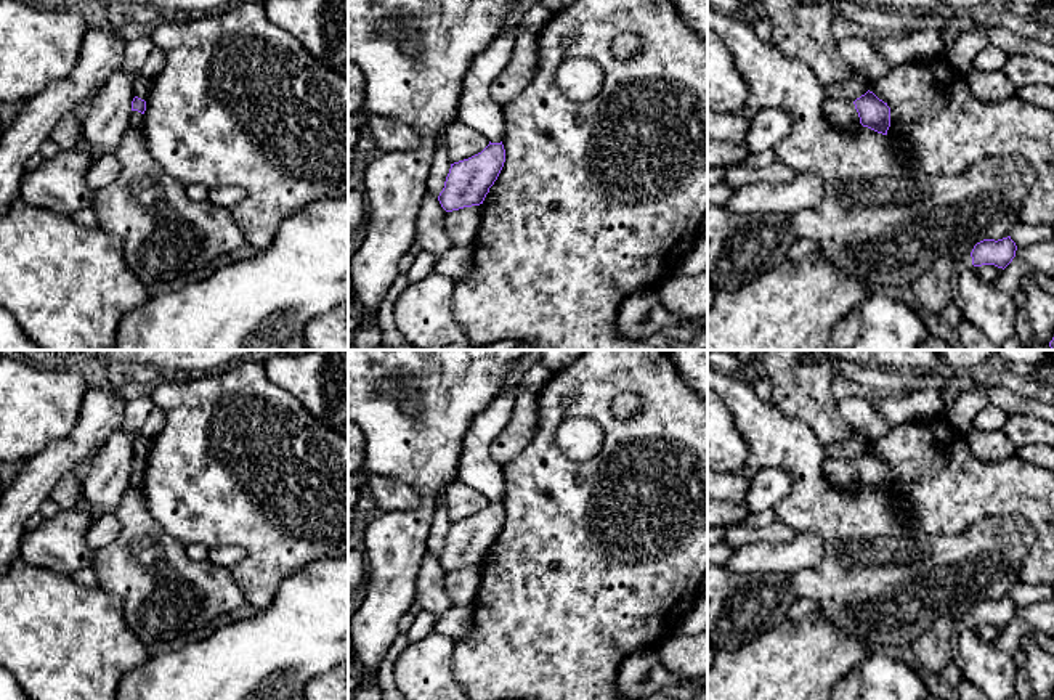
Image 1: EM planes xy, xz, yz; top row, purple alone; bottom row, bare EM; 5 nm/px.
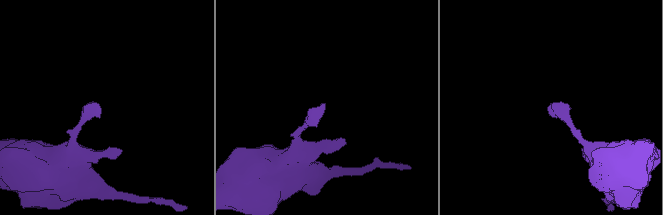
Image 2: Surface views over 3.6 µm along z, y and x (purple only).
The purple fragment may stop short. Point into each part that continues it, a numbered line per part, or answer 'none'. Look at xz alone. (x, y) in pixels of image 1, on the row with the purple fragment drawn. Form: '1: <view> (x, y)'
1: xz (475, 108)

